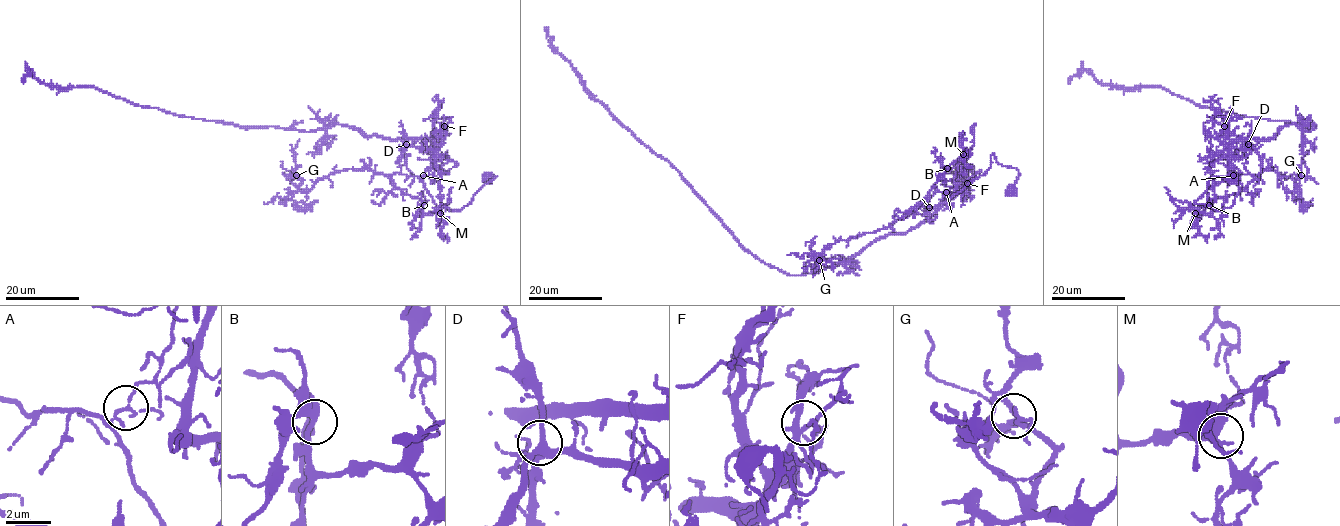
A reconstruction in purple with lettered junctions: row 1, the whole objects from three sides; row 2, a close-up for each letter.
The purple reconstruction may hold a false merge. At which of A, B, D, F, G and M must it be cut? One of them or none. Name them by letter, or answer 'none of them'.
A

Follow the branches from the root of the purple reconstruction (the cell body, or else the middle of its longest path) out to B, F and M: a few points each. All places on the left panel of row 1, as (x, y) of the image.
B: (487, 177), (496, 176), (461, 210), (449, 211), (434, 201), (418, 176), (389, 176), (424, 205)
F: (487, 177), (496, 176), (461, 210), (449, 211), (434, 201), (422, 176), (436, 161), (436, 139), (444, 126)
M: (487, 177), (496, 176), (461, 210), (449, 211), (418, 176), (389, 176), (422, 201), (424, 214), (440, 213)

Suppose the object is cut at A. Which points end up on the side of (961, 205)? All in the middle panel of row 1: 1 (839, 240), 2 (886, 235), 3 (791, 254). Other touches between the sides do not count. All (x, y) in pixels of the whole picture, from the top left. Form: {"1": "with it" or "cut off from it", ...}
{"1": "cut off from it", "2": "with it", "3": "cut off from it"}

